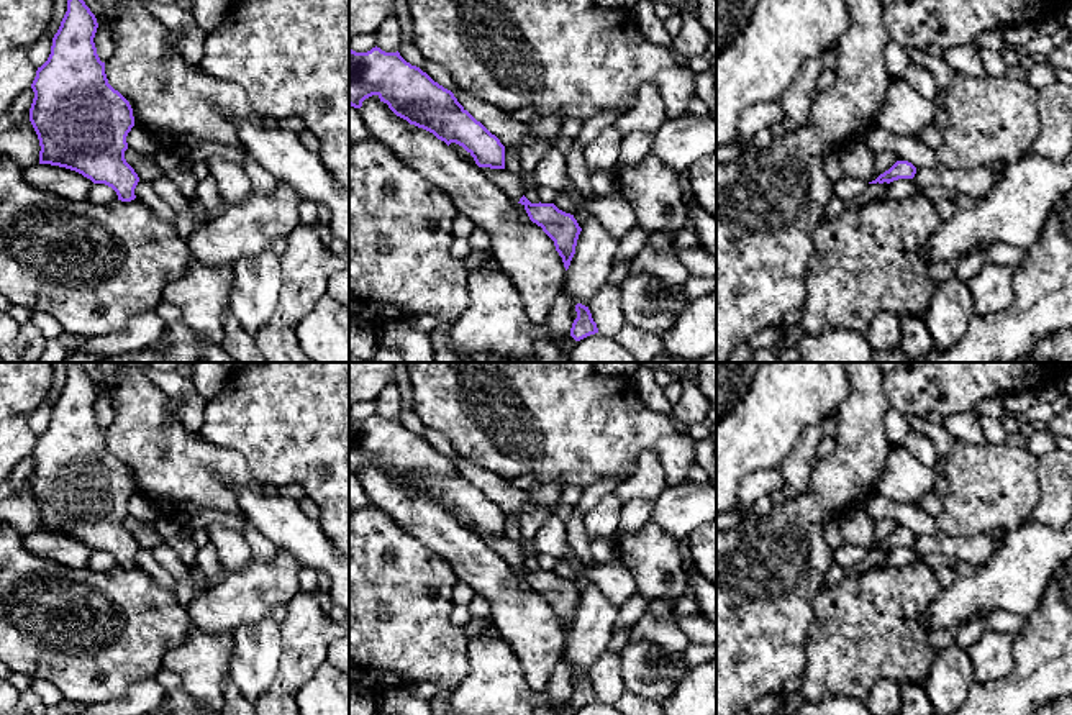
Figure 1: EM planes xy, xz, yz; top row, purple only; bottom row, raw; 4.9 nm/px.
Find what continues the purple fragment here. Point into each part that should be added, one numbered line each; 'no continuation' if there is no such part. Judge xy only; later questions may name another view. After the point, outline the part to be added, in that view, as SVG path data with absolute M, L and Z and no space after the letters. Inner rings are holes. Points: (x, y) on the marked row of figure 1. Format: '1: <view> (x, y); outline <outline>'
no continuation

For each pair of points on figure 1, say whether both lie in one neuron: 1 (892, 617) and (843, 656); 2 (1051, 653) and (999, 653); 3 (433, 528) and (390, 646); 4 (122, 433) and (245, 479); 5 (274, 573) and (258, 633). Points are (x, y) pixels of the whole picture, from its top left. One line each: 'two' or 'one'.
1: one
2: two
3: two
4: one
5: two

